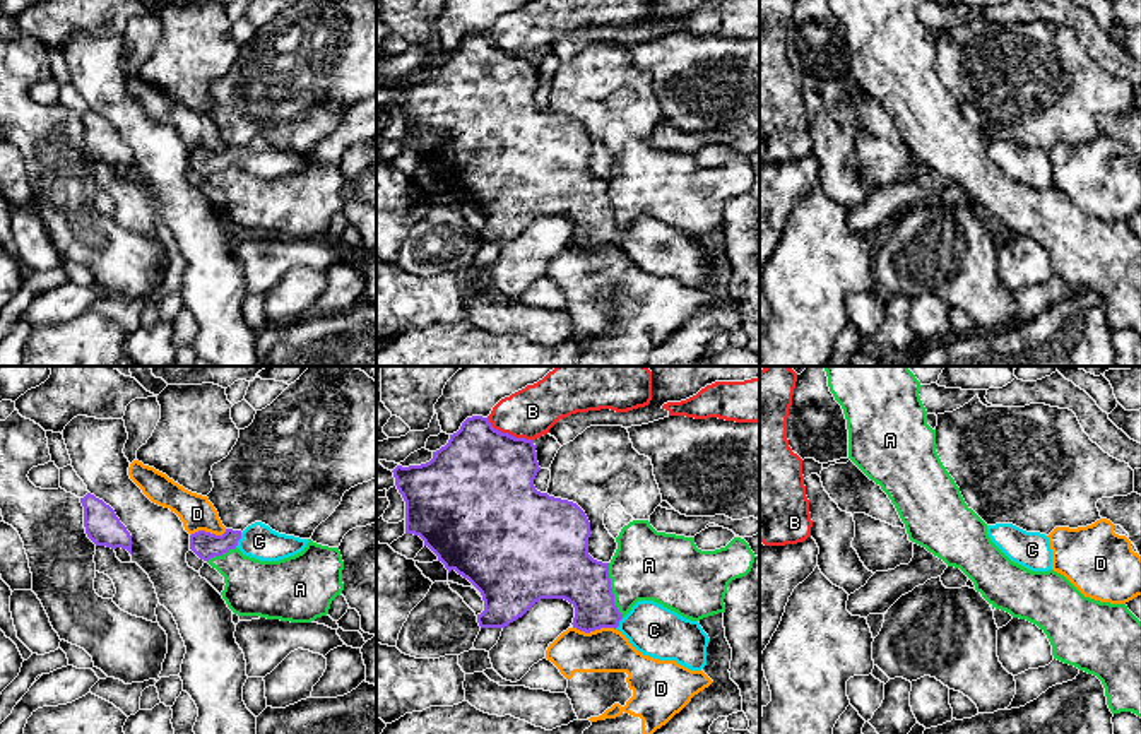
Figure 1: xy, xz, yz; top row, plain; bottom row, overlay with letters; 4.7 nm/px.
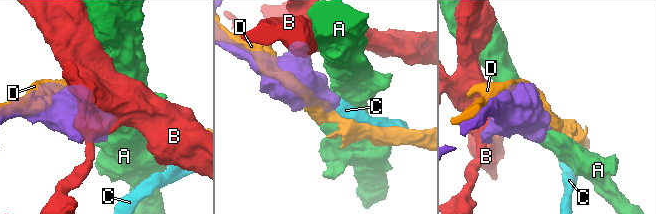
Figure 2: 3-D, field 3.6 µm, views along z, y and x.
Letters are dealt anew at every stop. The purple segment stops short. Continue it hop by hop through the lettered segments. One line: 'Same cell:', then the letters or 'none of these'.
Same cell: C

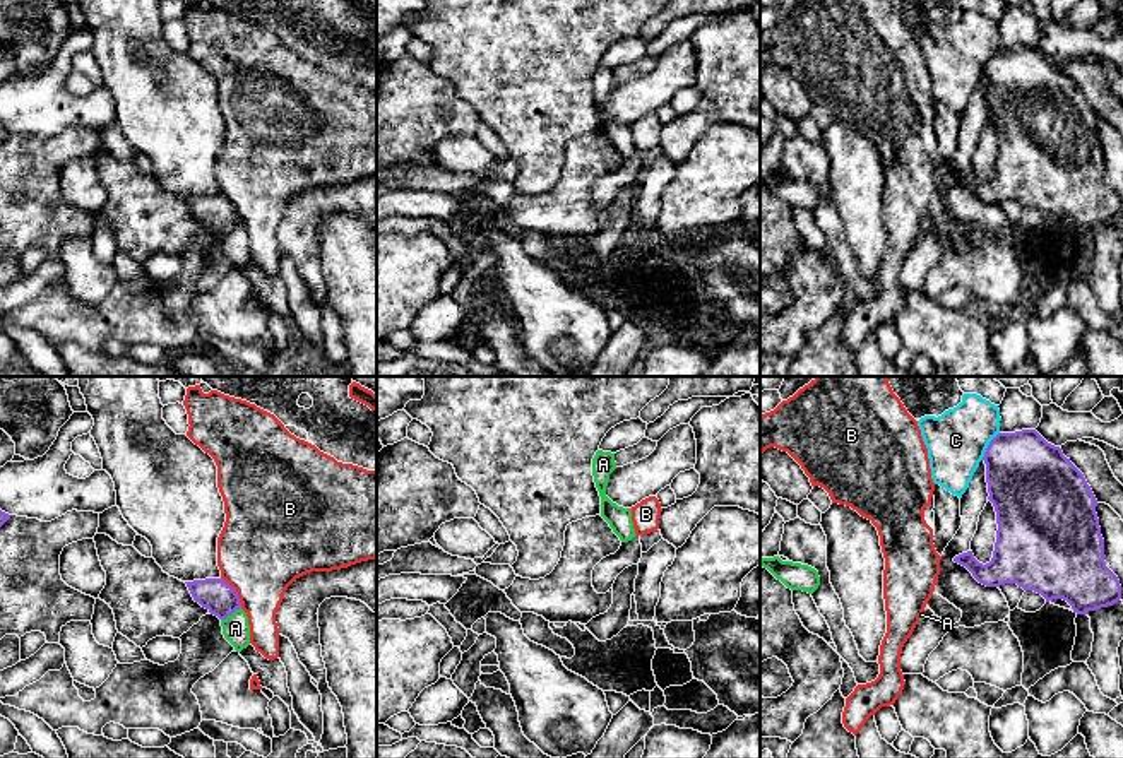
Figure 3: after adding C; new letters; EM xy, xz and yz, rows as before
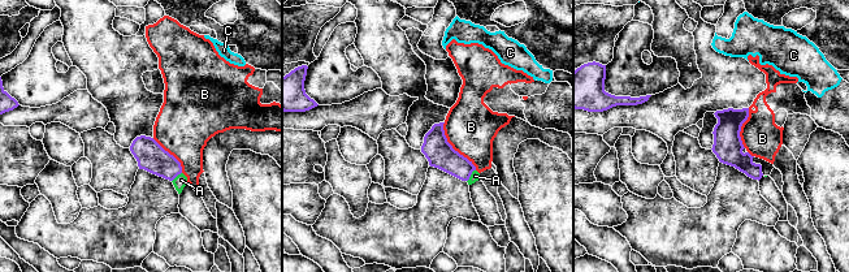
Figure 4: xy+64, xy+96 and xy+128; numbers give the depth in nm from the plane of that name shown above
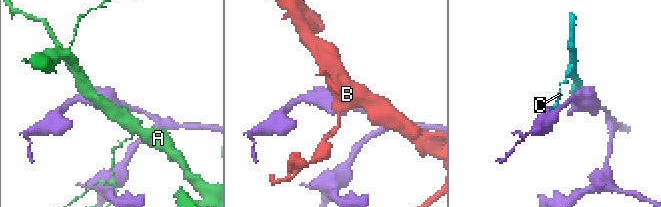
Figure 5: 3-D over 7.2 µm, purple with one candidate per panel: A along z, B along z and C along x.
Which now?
Same cell: none of these

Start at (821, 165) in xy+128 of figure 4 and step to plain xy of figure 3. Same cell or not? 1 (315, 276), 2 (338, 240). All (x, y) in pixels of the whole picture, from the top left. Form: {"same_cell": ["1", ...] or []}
{"same_cell": ["2"]}

